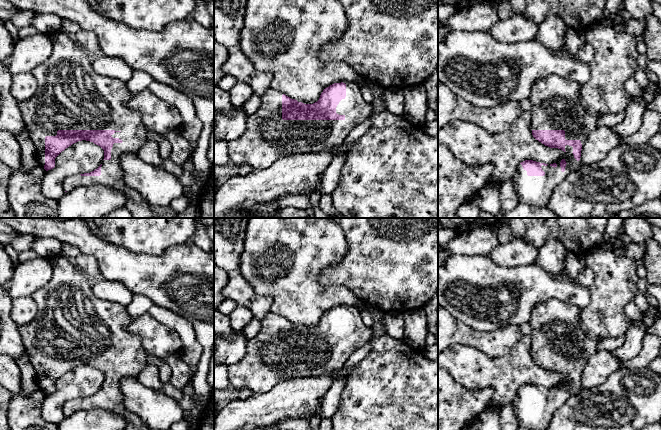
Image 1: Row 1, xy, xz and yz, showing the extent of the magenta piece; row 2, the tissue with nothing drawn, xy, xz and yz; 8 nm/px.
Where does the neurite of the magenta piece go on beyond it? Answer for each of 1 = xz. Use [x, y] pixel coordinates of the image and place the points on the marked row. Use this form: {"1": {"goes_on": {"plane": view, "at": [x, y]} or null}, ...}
{"1": {"goes_on": {"plane": "xz", "at": [267, 137]}}}

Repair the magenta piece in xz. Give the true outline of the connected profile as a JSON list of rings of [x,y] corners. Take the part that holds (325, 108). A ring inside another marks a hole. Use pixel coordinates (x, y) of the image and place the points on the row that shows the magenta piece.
[[[338,82],[325,88],[315,102],[295,100],[287,95],[268,88],[261,96],[260,107],[247,118],[246,129],[242,135],[228,142],[230,161],[237,165],[247,164],[254,169],[264,169],[278,158],[297,153],[315,153],[343,144],[348,134],[372,114],[372,105],[366,102],[358,83]]]

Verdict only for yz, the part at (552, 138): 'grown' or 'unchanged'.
grown

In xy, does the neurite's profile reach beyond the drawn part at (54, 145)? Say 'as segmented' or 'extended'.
extended

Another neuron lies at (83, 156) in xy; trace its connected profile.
[[[82,140],[72,144],[55,158],[55,167],[46,171],[42,193],[57,201],[65,193],[63,182],[68,176],[90,173],[103,159],[104,150],[93,142]]]

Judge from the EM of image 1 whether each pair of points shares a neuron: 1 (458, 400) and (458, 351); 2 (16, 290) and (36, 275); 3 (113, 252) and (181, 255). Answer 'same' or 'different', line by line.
1: different
2: same
3: same

